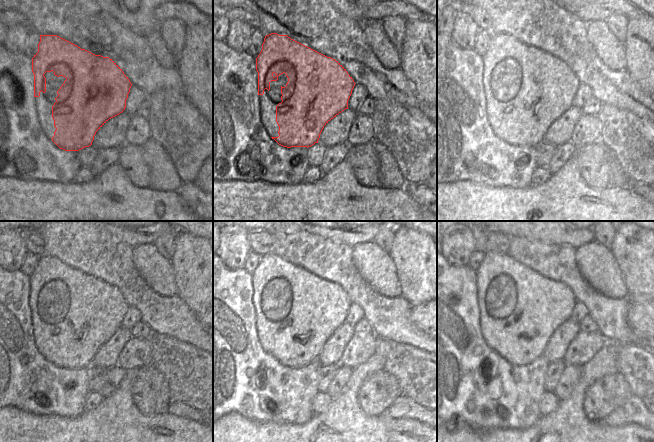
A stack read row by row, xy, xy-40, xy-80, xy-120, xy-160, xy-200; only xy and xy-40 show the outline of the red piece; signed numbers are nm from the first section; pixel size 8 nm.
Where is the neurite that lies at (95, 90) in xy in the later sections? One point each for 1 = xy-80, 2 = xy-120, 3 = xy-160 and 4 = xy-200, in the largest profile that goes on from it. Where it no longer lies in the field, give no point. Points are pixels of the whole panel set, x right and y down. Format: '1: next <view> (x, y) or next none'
1: next xy-80 (541, 87)
2: next xy-120 (88, 311)
3: next xy-160 (310, 309)
4: next xy-200 (533, 307)

